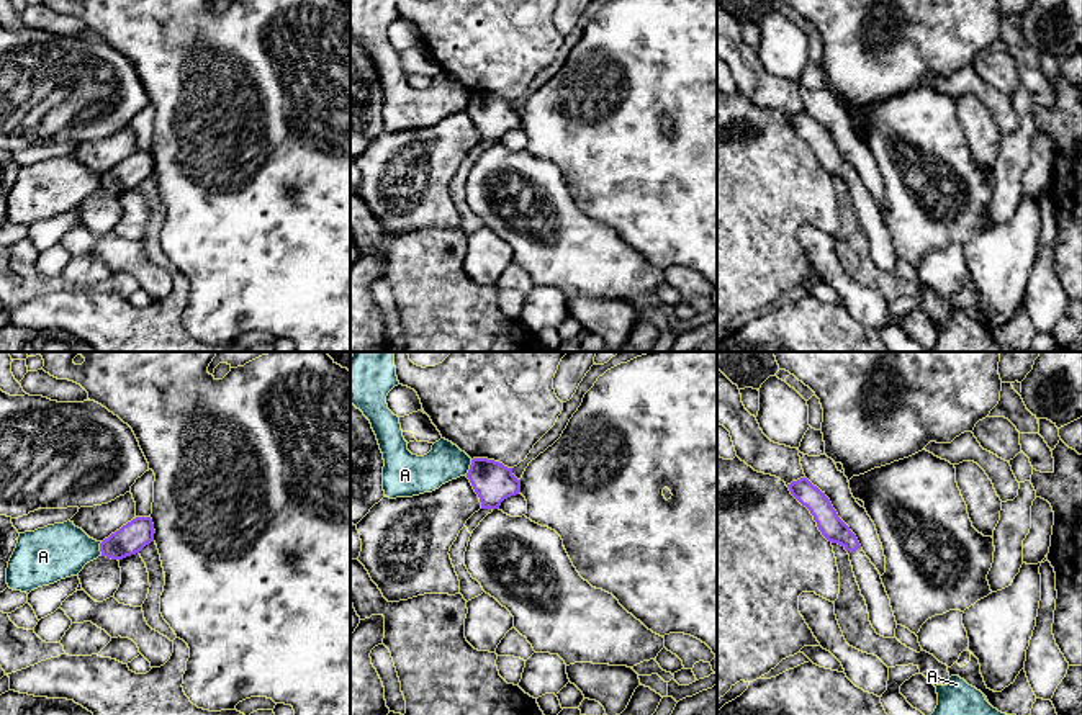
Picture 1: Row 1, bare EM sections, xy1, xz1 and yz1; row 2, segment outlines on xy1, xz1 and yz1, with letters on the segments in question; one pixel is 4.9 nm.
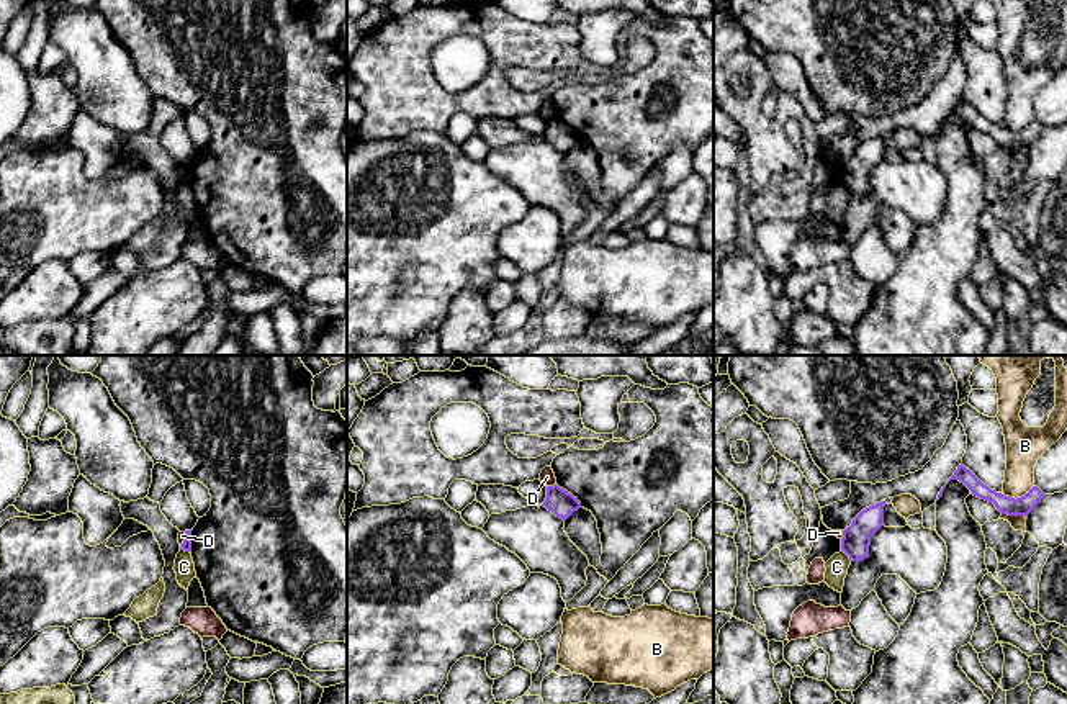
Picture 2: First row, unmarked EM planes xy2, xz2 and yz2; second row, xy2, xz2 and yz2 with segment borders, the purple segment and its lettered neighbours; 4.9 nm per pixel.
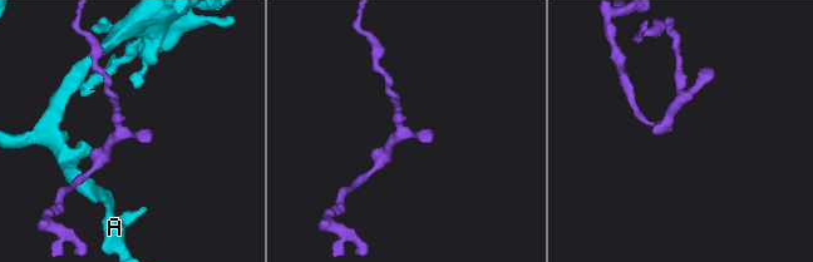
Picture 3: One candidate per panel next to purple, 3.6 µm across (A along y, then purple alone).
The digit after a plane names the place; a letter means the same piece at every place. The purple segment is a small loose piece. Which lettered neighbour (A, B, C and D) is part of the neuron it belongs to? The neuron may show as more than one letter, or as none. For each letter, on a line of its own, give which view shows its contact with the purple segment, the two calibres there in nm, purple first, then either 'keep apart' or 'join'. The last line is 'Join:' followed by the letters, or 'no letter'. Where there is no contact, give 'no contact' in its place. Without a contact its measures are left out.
A: xz1 | 200/190 nm | keep apart
B: yz2 | 100/180 nm | keep apart
C: yz2 | 140/110 nm | keep apart
D: xz2 | 130/80 nm | keep apart
Join: no letter

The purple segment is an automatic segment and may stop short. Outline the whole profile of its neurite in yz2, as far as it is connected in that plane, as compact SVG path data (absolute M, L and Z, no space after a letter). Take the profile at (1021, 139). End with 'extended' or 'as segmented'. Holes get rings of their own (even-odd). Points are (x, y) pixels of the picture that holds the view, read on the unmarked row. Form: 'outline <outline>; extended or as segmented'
outline M962 97L957 100L954 108L948 113L959 113L964 116L970 126L980 133L985 133L988 136L993 136L995 141L1002 147L1008 149L1026 149L1041 136L1044 126L1033 120L1024 129L1021 131L1010 131L1002 126L997 126L995 123L990 123L987 118L984 118L969 102L966 102Z; as segmented

